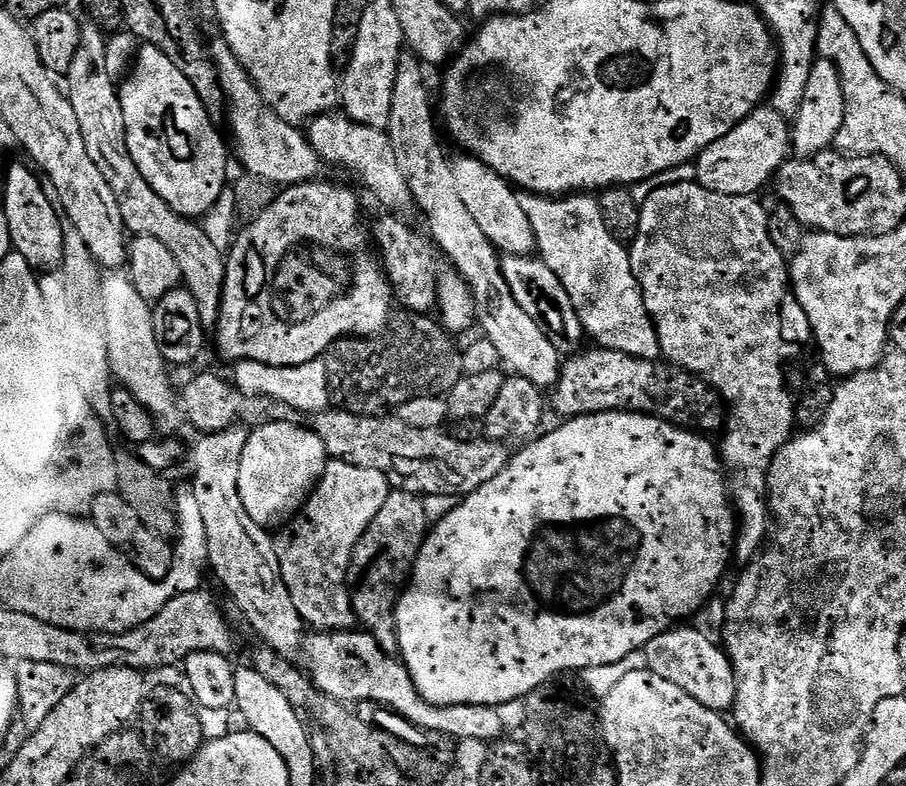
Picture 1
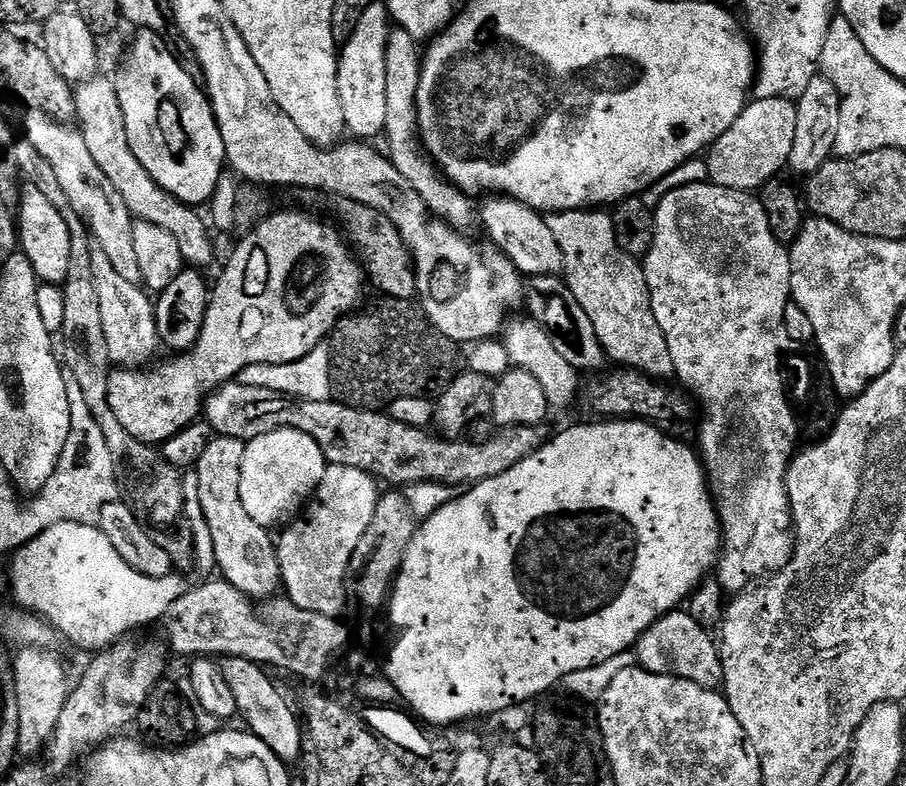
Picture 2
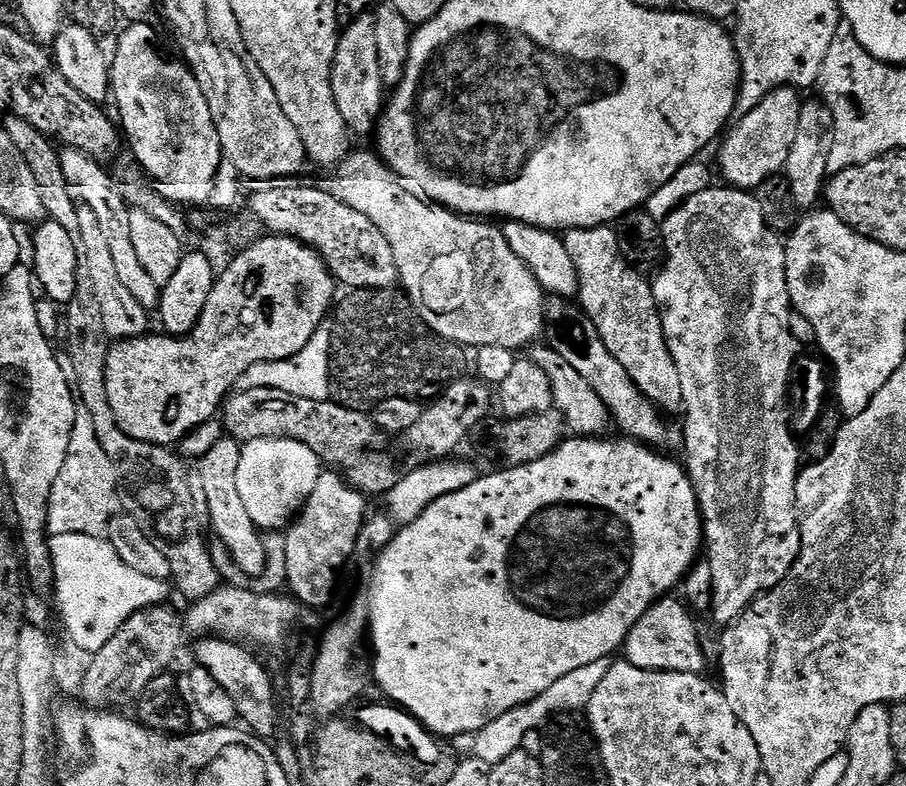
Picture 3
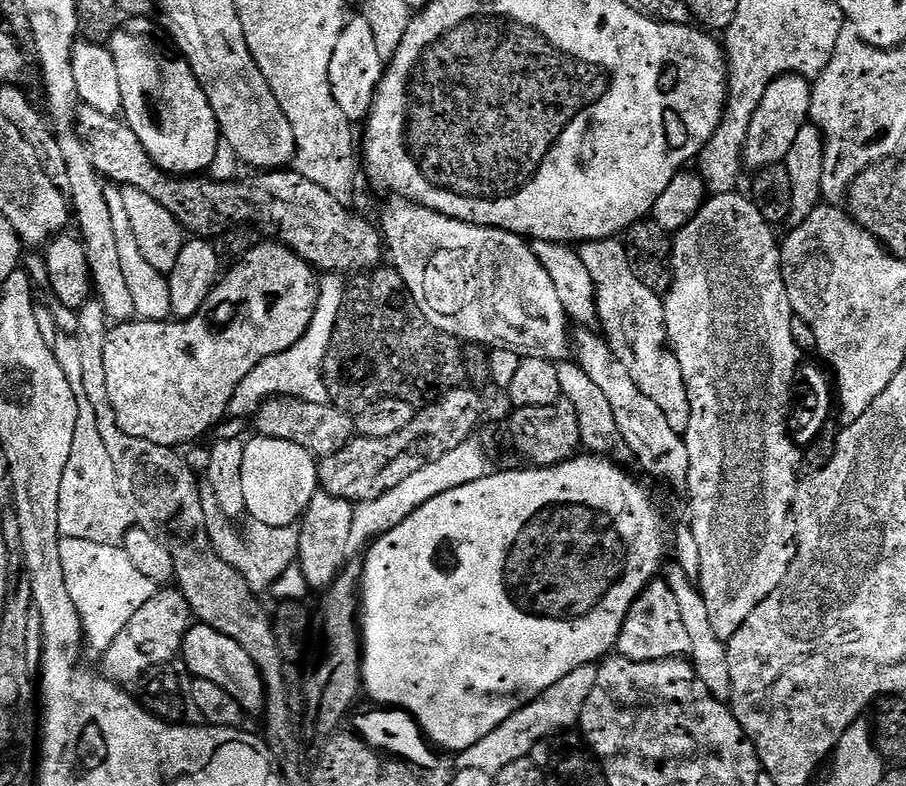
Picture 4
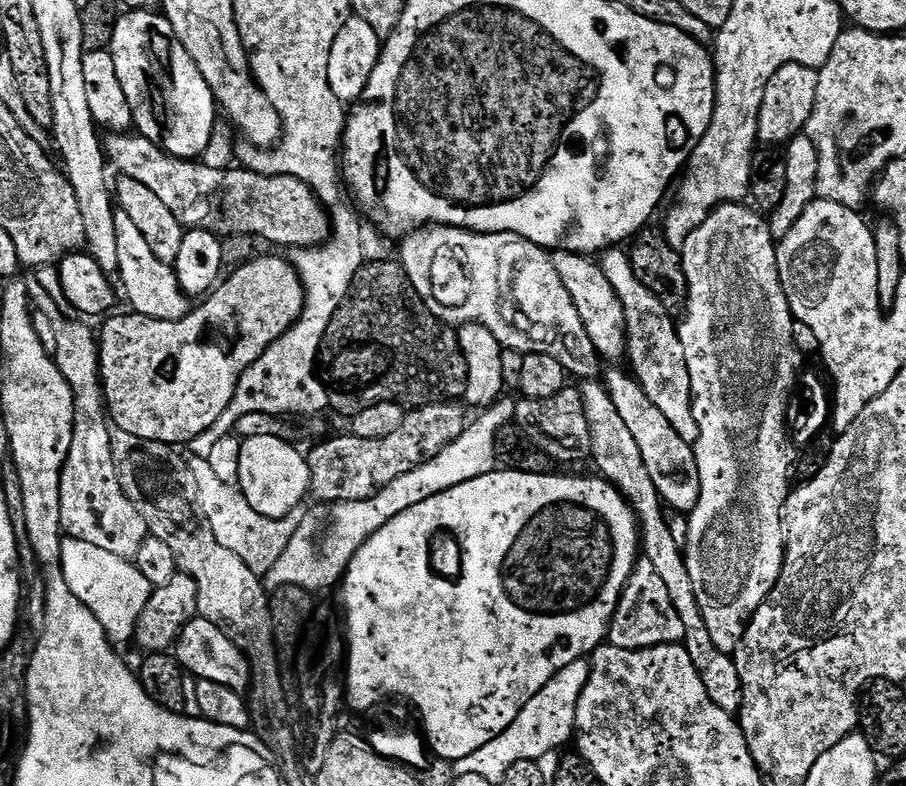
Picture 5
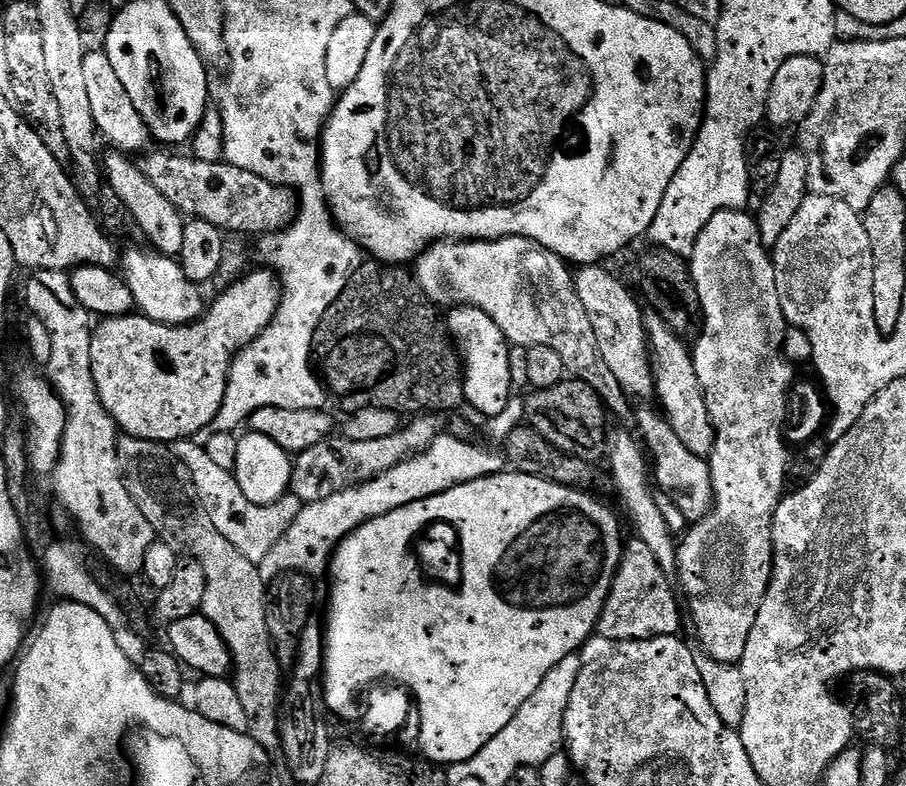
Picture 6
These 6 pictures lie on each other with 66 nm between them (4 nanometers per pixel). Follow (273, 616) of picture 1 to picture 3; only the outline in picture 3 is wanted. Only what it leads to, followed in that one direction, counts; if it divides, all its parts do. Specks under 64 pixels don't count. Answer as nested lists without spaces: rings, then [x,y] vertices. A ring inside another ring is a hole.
[[[223,438],[211,446],[206,455],[198,460],[198,469],[202,474],[203,489],[206,490],[209,512],[207,519],[212,522],[218,539],[224,543],[232,560],[248,576],[260,576],[267,569],[267,556],[261,529],[257,528],[254,518],[242,506],[242,497],[238,490],[238,462],[240,461],[241,441]]]

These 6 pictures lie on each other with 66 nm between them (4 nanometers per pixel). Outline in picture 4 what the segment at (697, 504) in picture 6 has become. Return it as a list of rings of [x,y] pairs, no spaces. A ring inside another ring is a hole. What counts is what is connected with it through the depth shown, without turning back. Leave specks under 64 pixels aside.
[[[580,326],[571,333],[570,348],[574,353],[575,363],[582,366],[588,375],[600,389],[602,394],[610,402],[614,410],[614,422],[618,422],[618,434],[628,446],[628,451],[652,476],[661,476],[672,488],[687,489],[688,475],[690,474],[690,454],[681,433],[674,431],[666,414],[658,406],[658,402],[646,398],[634,378],[630,378],[630,370],[614,358],[608,341],[599,331],[588,326]]]

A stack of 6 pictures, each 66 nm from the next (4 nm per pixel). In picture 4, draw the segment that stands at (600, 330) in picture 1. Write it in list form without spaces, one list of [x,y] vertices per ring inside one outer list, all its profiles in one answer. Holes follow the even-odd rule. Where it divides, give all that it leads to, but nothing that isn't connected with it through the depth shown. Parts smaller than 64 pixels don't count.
[[[607,238],[604,240],[585,240],[579,245],[578,251],[586,270],[590,270],[590,278],[594,278],[596,288],[596,312],[602,335],[608,341],[610,350],[626,370],[630,370],[630,378],[638,385],[638,390],[646,394],[654,402],[658,402],[662,414],[670,421],[674,431],[683,434],[690,426],[690,394],[686,390],[686,378],[682,378],[682,366],[678,366],[678,358],[668,343],[666,318],[664,317],[664,302],[657,289],[644,284],[634,274],[632,258],[629,249],[619,239]]]

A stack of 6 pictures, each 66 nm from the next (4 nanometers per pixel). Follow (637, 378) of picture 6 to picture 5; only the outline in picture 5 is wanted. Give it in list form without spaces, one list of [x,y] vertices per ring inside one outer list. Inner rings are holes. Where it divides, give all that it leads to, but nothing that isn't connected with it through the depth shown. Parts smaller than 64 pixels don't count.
[[[578,252],[551,253],[554,270],[558,270],[558,278],[562,278],[562,286],[570,290],[570,298],[574,298],[574,306],[578,306],[578,314],[582,318],[582,326],[586,326],[586,334],[590,334],[590,342],[594,342],[597,353],[605,361],[620,362],[626,356],[626,333],[624,331],[624,307],[614,294],[614,288],[601,270],[595,259]]]

